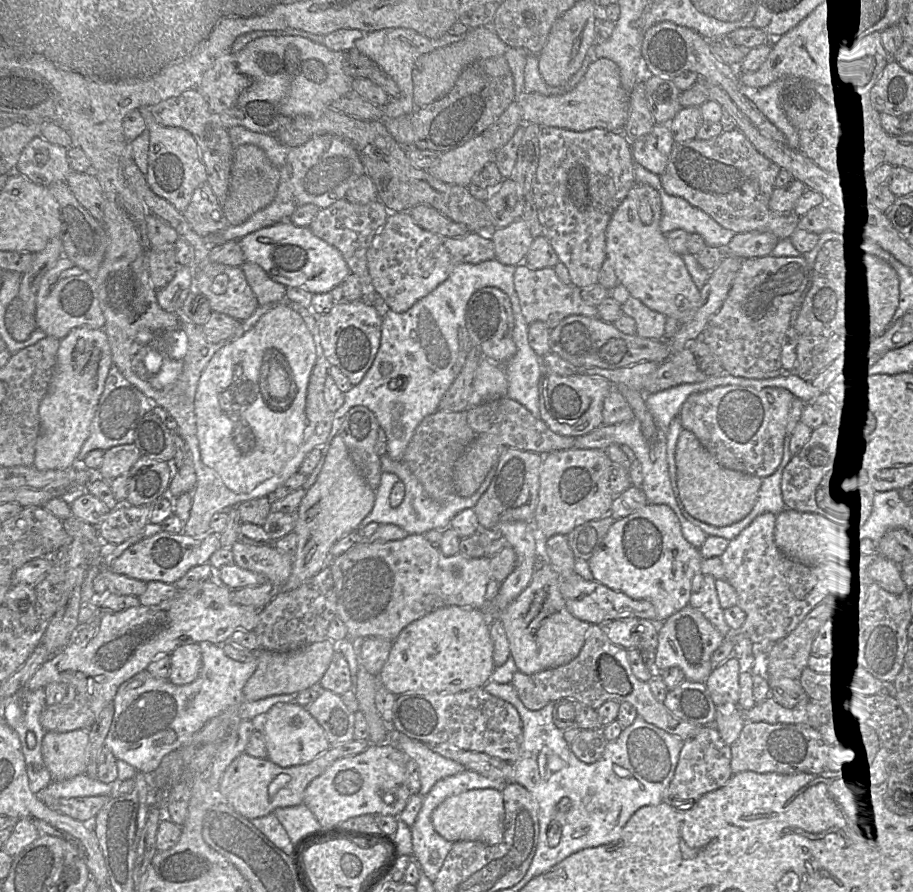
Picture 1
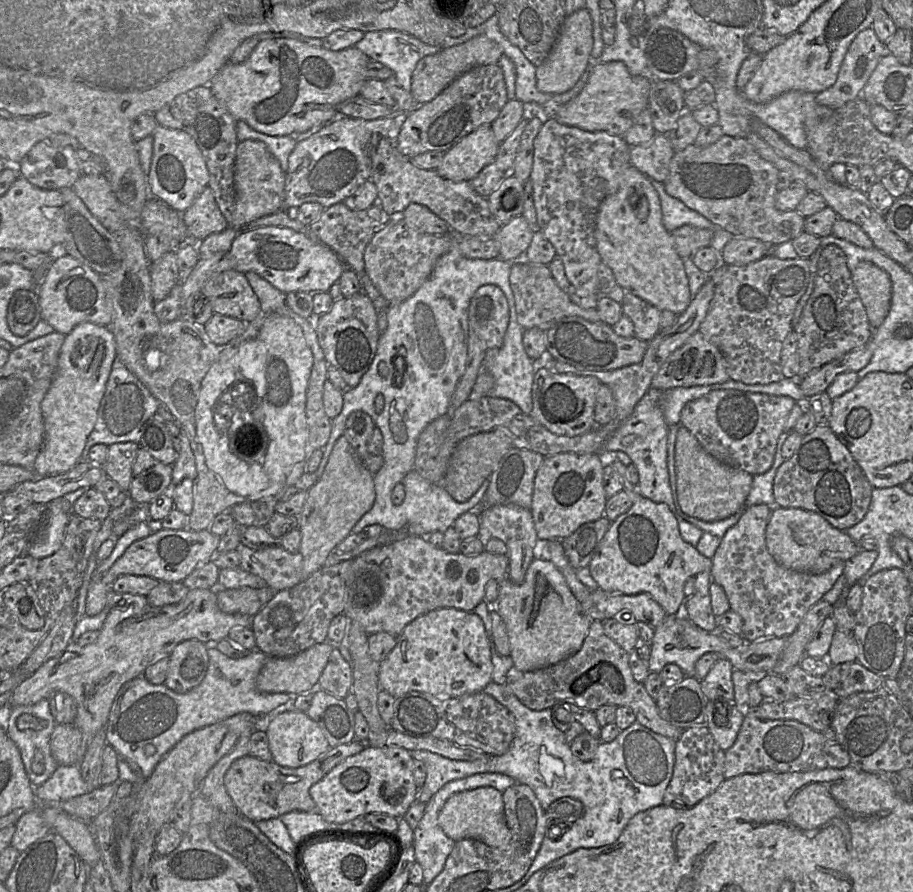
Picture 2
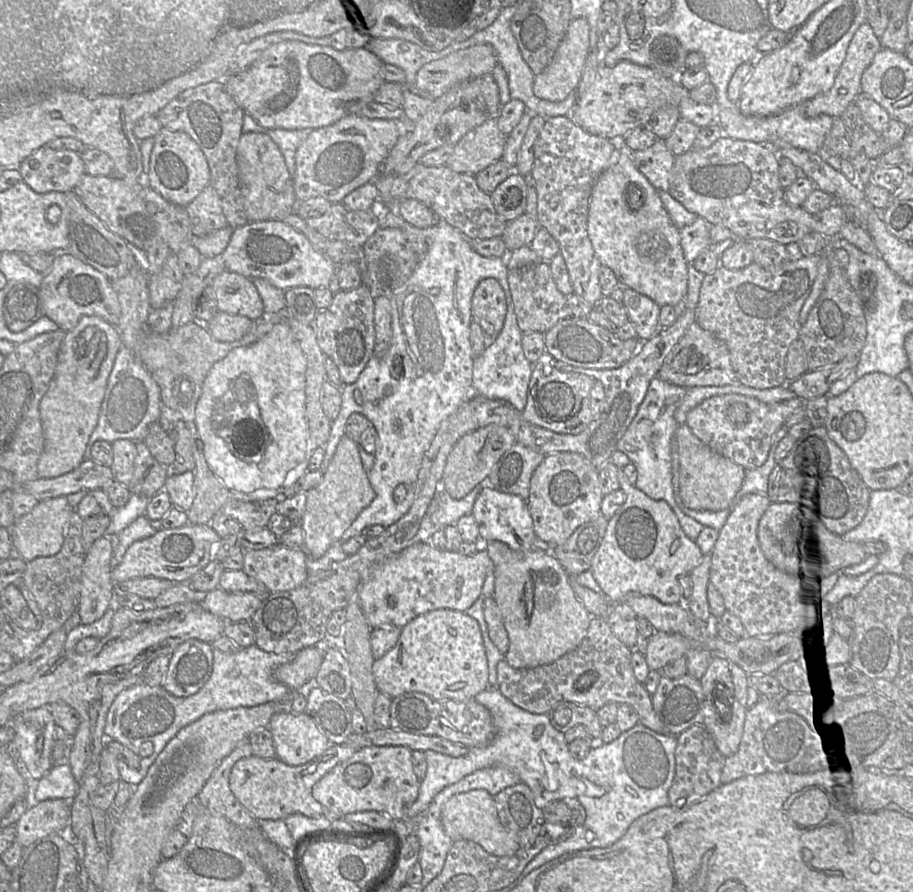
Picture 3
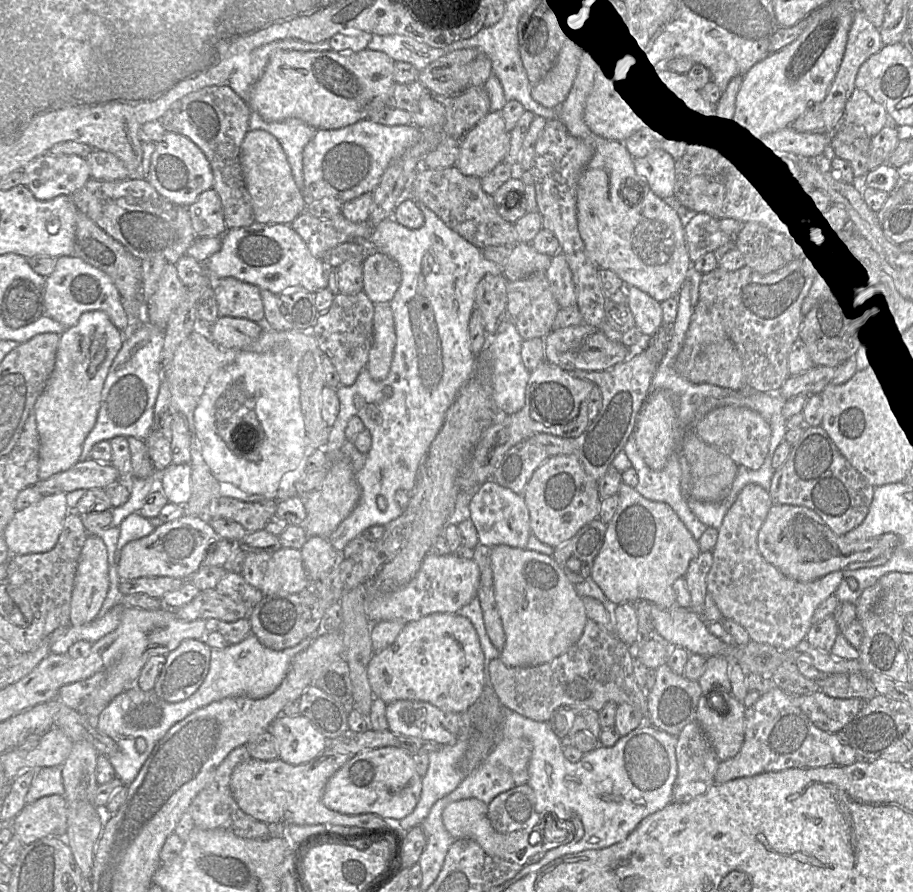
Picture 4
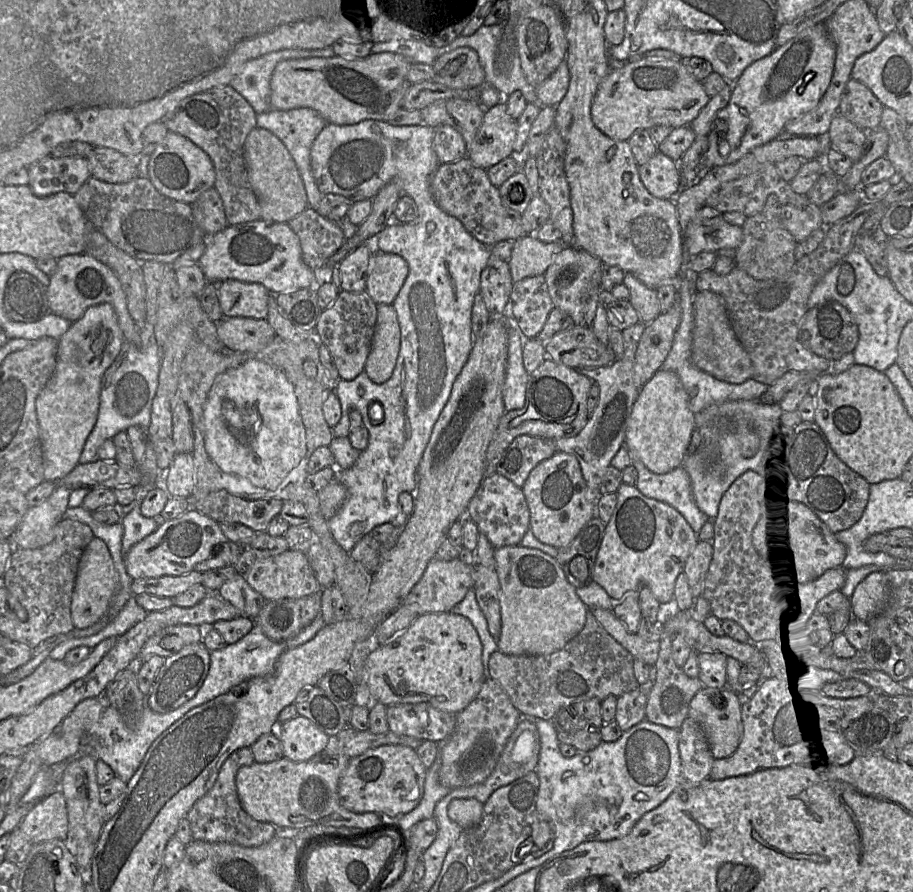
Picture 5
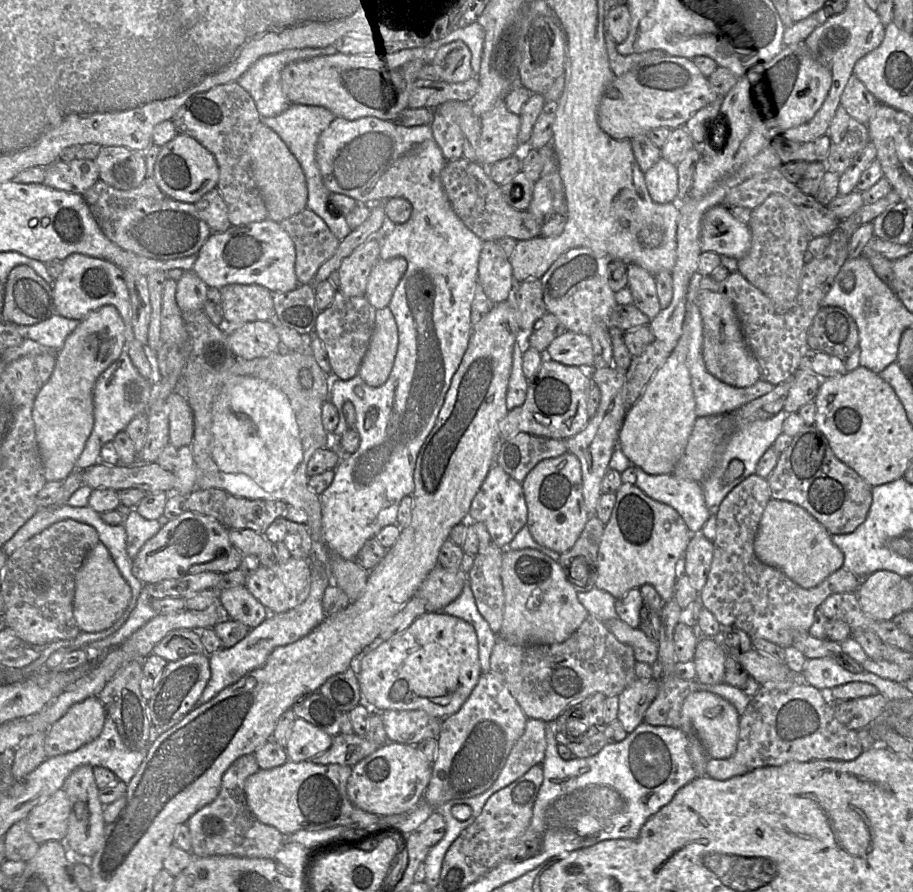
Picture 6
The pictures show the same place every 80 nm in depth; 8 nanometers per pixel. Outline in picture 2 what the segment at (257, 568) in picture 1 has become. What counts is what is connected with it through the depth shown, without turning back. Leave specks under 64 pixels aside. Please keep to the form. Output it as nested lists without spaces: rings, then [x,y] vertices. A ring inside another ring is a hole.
[[[239,544],[240,567],[265,580],[268,587],[275,591],[289,589],[303,579],[303,557],[290,553],[281,546],[254,550]]]

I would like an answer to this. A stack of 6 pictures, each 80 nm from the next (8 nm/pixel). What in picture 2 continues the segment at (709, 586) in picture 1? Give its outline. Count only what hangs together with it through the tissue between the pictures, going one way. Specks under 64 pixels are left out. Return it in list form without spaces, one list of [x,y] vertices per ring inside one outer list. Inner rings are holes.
[[[700,572],[695,577],[695,592],[681,605],[684,615],[699,628],[716,632],[719,628],[717,617],[713,614],[709,586],[712,583],[710,572]]]

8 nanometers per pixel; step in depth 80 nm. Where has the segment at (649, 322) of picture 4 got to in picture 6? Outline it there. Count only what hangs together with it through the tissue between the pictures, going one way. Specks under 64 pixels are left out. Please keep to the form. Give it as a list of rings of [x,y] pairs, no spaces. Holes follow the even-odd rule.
[[[629,263],[627,287],[632,294],[633,305],[653,320],[661,311],[654,275],[635,263]]]

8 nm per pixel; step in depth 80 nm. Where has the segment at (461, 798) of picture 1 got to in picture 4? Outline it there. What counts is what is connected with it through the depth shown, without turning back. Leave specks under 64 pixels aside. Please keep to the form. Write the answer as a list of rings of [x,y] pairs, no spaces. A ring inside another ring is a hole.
[[[476,798],[461,799],[453,801],[445,807],[443,811],[443,823],[449,834],[456,839],[469,838],[477,842],[481,848],[490,856],[497,856],[502,859],[517,862],[516,855],[519,851],[525,852],[525,848],[529,847],[529,835],[538,830],[542,838],[544,835],[544,823],[537,821],[531,827],[523,828],[511,833],[497,832],[489,818],[488,805]]]

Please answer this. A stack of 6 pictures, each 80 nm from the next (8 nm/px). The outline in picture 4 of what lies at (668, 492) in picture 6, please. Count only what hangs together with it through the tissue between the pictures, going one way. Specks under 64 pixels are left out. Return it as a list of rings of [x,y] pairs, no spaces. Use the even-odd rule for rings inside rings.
[[[633,433],[628,438],[623,452],[631,462],[631,467],[638,475],[635,489],[644,498],[668,504],[685,527],[698,541],[707,526],[703,524],[689,509],[687,501],[681,493],[682,470],[678,461],[678,454],[673,454],[666,466],[660,471],[648,467],[639,453]]]

